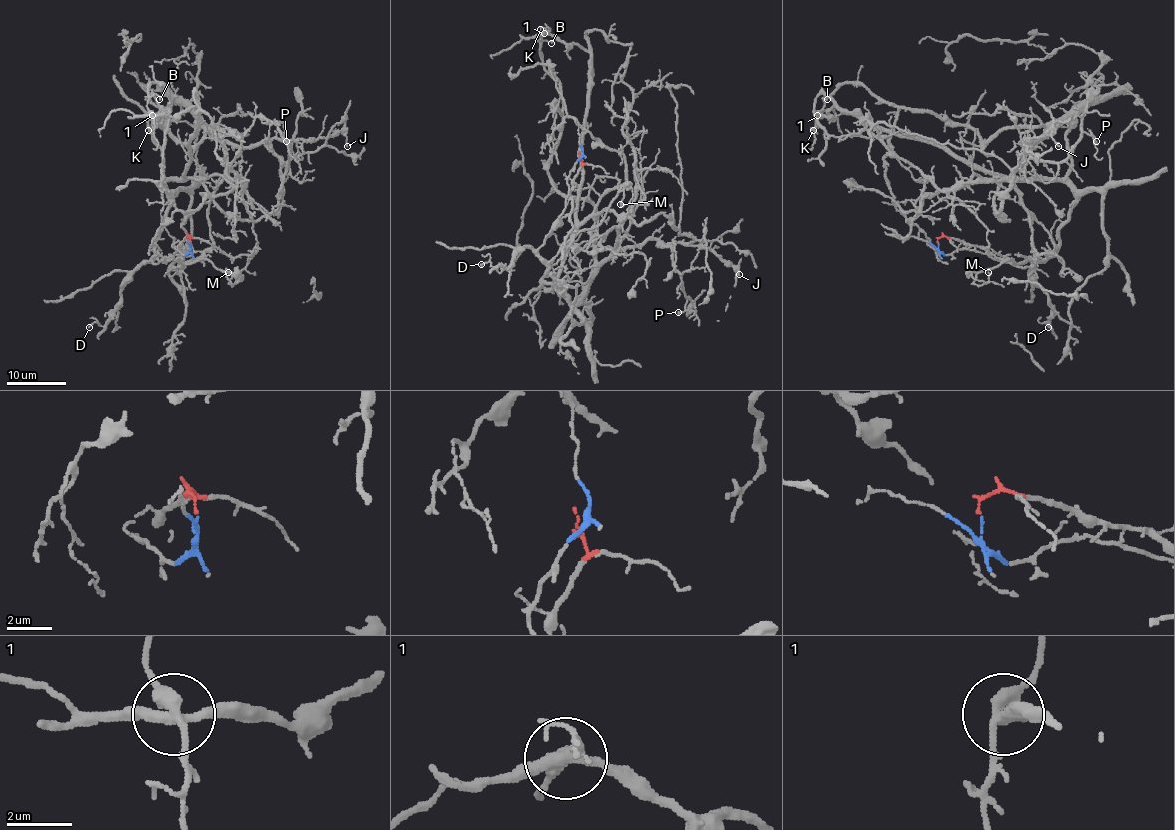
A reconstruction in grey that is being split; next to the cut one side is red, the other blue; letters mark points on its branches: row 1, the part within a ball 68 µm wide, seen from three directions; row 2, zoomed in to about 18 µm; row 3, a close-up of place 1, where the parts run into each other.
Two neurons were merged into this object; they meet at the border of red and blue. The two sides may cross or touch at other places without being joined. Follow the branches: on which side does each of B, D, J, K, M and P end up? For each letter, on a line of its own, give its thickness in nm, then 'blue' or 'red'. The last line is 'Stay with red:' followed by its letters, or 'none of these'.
B: calibre 110 nm; red
D: calibre 120 nm; blue
J: calibre 150 nm; red
K: calibre 130 nm; red
M: calibre 120 nm; blue
P: calibre 130 nm; red
Stay with red: B, J, K, P

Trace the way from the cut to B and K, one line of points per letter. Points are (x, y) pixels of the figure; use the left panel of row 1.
B: (190, 242), (179, 267), (212, 245), (225, 147), (201, 126), (179, 144), (151, 83), (160, 99)
K: (190, 242), (179, 267), (212, 245), (225, 147), (201, 126), (179, 144), (155, 121), (163, 84), (148, 130)

